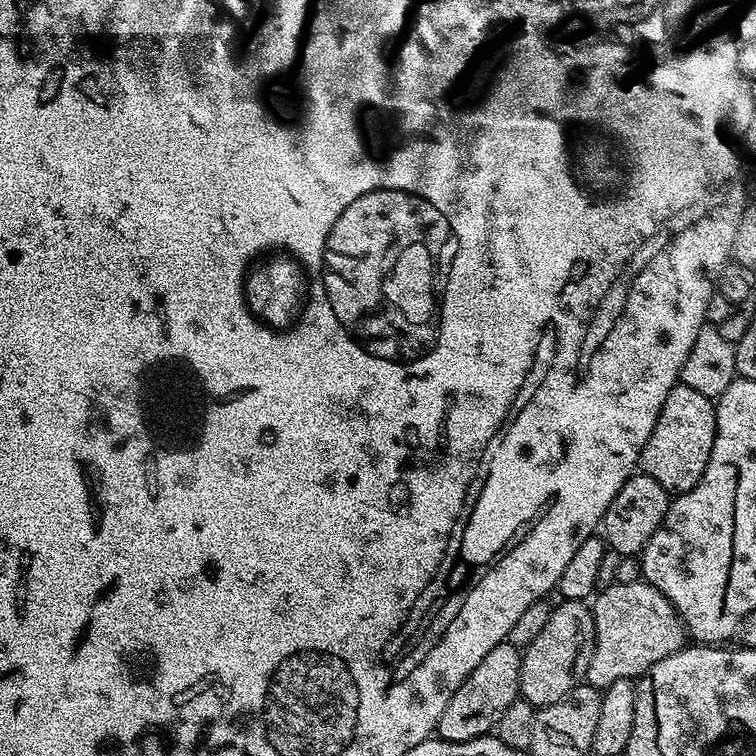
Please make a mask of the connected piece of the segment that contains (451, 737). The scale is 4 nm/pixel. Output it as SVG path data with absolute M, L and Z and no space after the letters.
M510 643L499 644L470 670L466 682L454 690L446 710L442 710L442 718L436 724L439 739L450 742L472 740L476 736L489 735L495 729L498 718L506 714L510 702L520 696L520 661L521 649Z

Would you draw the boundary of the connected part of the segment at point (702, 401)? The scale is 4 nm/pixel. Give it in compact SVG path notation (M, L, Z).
M677 382L666 394L650 438L644 443L638 461L643 475L654 478L669 494L688 492L700 481L714 446L716 409L709 397Z

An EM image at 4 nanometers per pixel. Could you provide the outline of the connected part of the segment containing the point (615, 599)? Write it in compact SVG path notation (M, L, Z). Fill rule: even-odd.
M643 578L600 588L590 607L596 637L586 682L592 688L603 690L619 680L639 678L654 666L654 662L685 647L686 629L674 606Z

